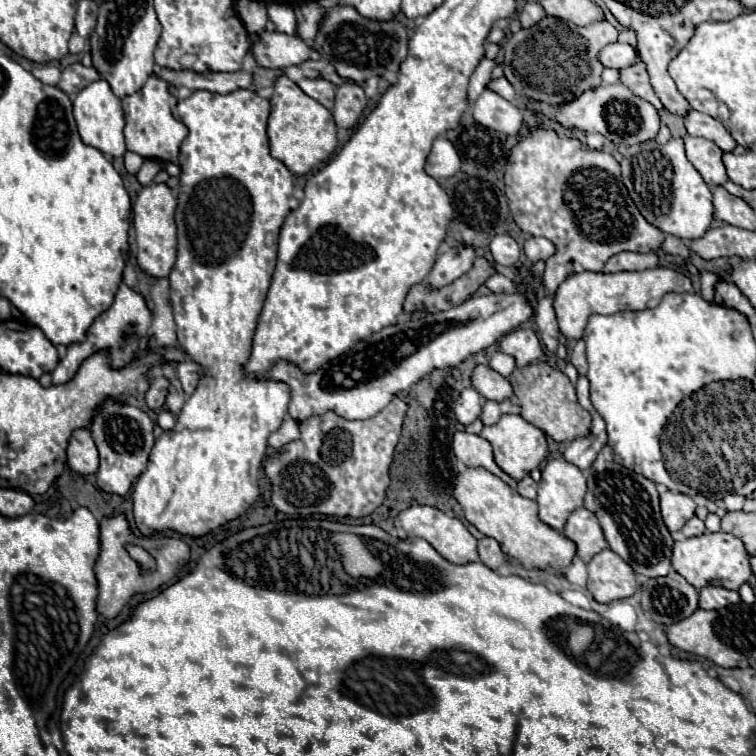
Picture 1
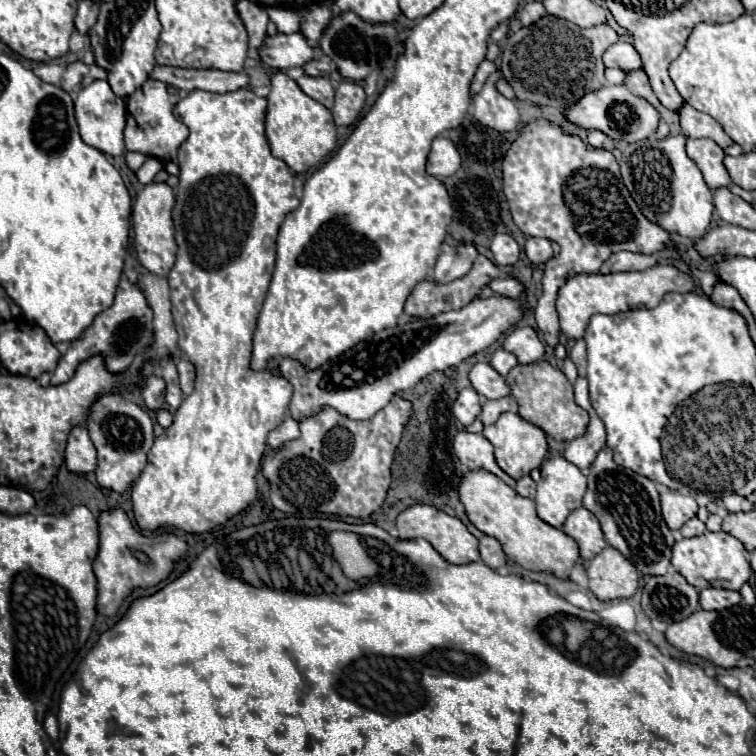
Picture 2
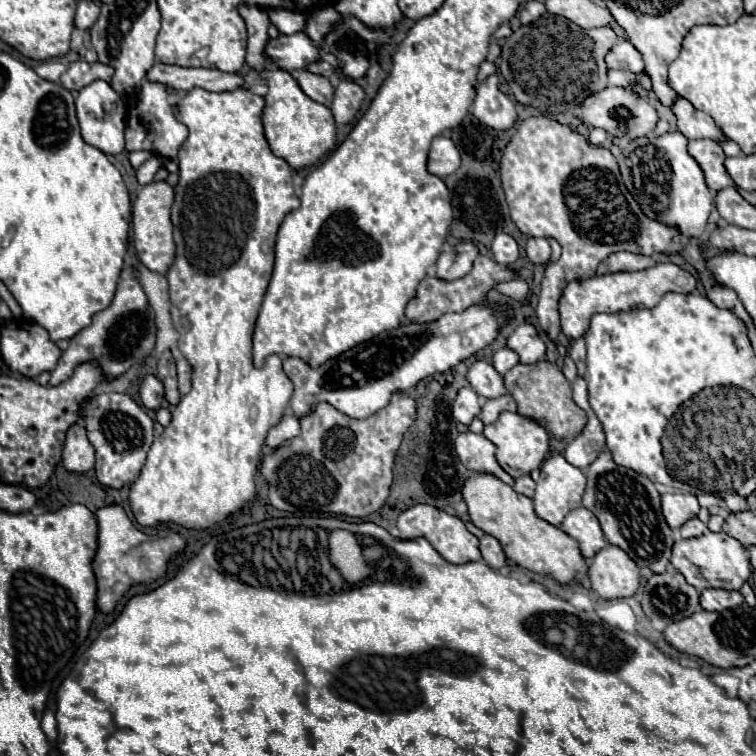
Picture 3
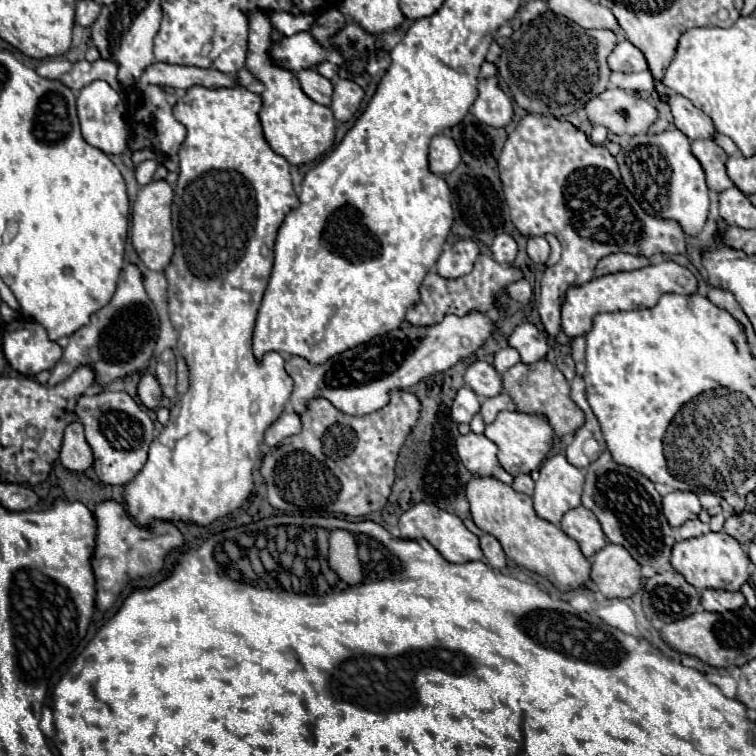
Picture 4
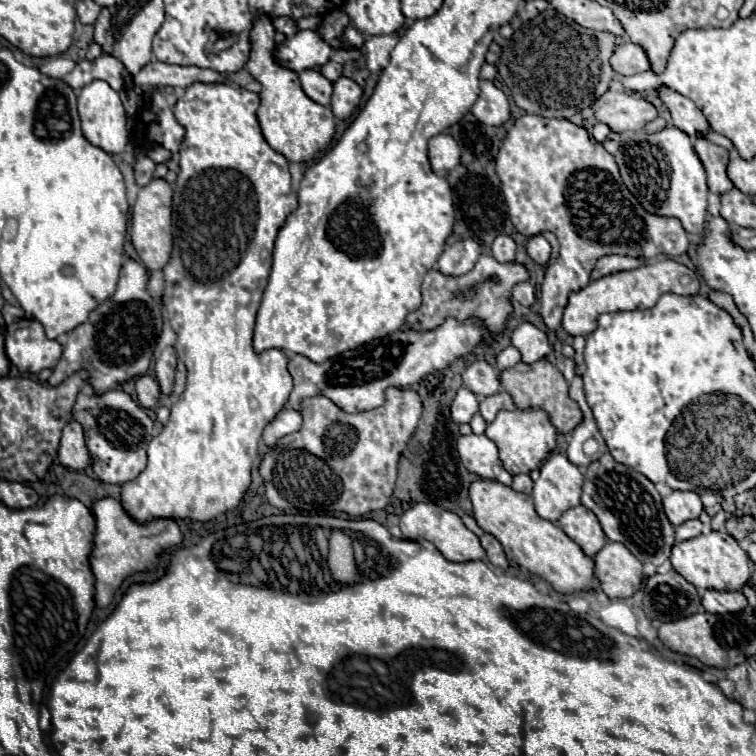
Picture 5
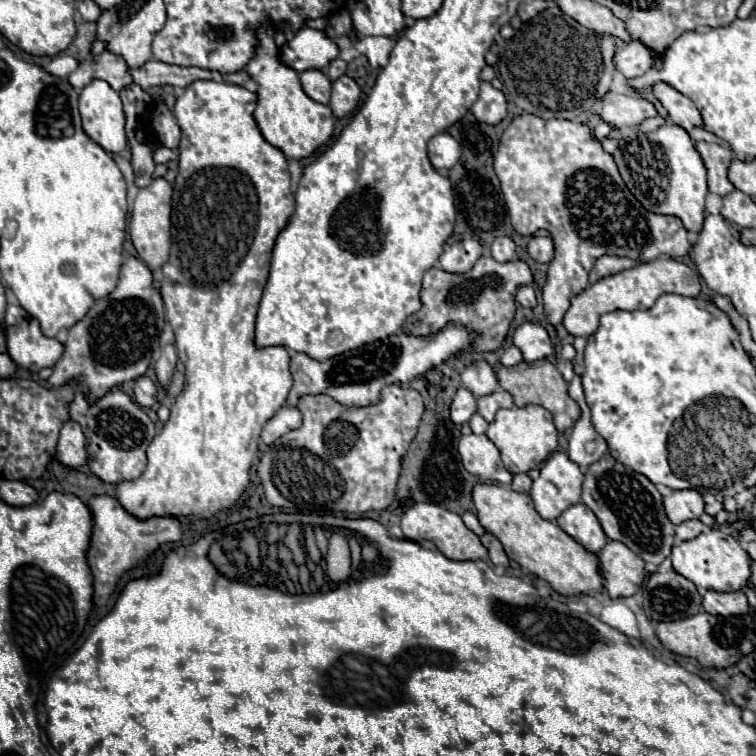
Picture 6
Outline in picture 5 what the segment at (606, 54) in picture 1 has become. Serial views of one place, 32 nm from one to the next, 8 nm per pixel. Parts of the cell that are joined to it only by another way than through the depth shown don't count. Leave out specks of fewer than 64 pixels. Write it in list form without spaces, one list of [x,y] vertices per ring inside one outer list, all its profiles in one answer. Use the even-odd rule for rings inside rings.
[[[624,40],[622,44],[616,46],[616,50],[614,50],[612,58],[610,58],[610,66],[618,74],[630,76],[630,74],[638,74],[638,72],[648,70],[650,62],[648,62],[644,50],[638,44],[632,44],[632,42]]]

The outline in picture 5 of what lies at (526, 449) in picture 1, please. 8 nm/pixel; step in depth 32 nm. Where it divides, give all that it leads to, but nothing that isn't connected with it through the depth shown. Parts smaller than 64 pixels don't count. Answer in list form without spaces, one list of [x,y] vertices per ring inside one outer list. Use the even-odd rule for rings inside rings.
[[[500,410],[496,420],[488,424],[486,436],[498,446],[498,456],[504,468],[516,474],[530,474],[536,470],[548,452],[556,446],[556,430],[542,410]]]

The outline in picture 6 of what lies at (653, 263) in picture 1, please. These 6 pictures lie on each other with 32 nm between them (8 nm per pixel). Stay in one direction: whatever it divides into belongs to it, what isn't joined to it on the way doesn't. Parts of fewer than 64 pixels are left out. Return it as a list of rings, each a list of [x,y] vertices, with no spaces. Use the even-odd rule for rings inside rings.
[[[602,256],[600,260],[596,260],[596,266],[590,272],[590,282],[596,282],[596,280],[600,280],[604,276],[610,276],[610,274],[616,274],[616,272],[622,272],[622,270],[628,270],[628,268],[634,268],[638,264],[640,262],[630,260],[630,258],[624,258],[624,256]]]

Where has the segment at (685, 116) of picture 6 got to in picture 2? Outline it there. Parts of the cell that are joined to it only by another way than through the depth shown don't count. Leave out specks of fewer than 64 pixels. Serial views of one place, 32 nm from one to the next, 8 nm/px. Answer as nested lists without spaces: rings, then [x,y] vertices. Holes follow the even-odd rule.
[[[684,104],[684,108],[680,108],[678,114],[680,114],[682,130],[688,138],[710,138],[720,148],[728,148],[734,144],[734,140],[724,132],[724,128],[712,116],[698,112],[688,104]]]

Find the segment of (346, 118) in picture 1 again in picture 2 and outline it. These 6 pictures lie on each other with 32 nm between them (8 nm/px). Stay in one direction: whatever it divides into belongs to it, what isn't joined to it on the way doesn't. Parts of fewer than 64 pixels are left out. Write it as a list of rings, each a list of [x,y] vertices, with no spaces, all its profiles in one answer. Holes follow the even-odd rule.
[[[352,80],[340,82],[340,86],[336,88],[336,100],[332,108],[336,126],[352,126],[360,116],[364,102],[366,102],[366,94],[362,86],[358,86]]]

